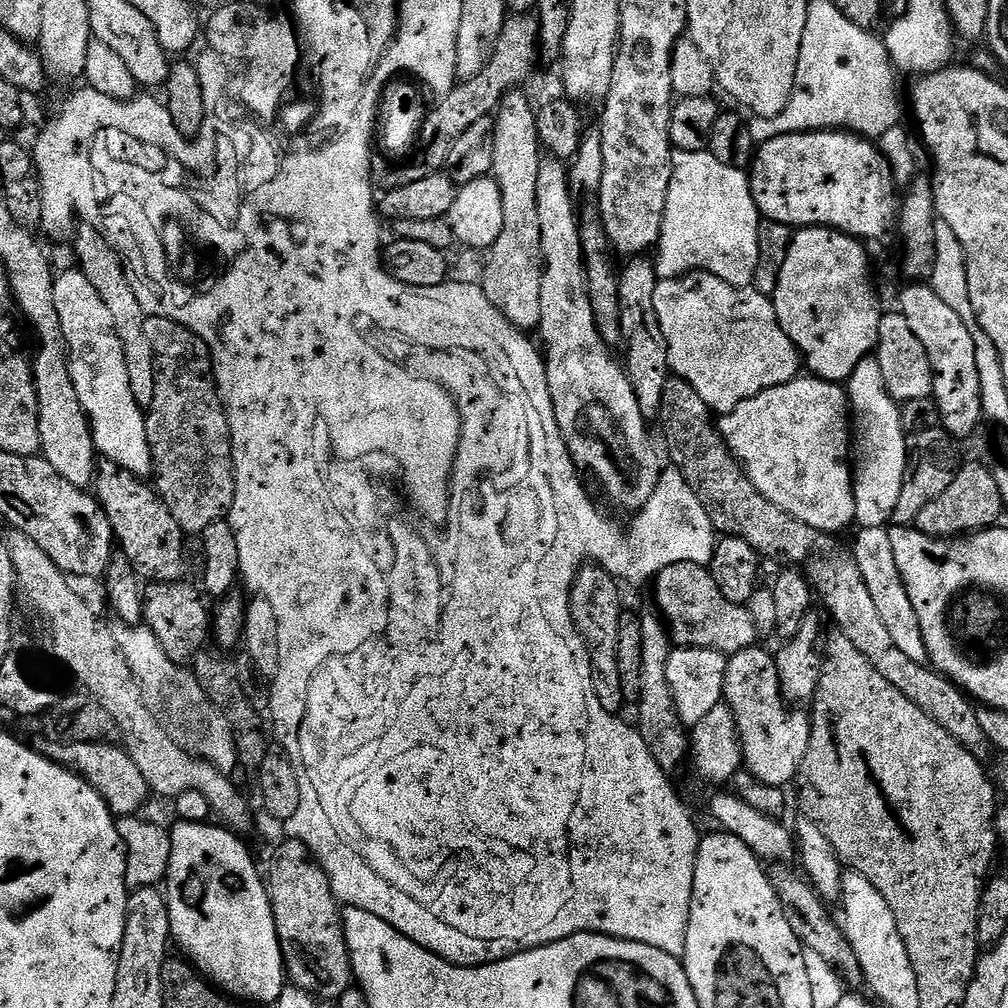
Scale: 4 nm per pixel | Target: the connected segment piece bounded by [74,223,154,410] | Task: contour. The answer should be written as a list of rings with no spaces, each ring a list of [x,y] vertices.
[[[81,223],[75,230],[75,242],[76,260],[80,263],[77,264],[79,271],[84,272],[86,278],[90,278],[90,282],[94,285],[94,290],[98,290],[98,294],[102,294],[102,302],[106,302],[106,306],[114,318],[116,333],[126,354],[126,370],[130,370],[130,384],[134,390],[134,398],[140,403],[141,408],[147,410],[154,402],[154,350],[150,350],[150,342],[146,338],[146,330],[144,329],[146,313],[144,307],[138,302],[138,294],[133,281],[130,279],[129,271],[123,260],[120,259],[119,254],[108,244],[95,223]]]

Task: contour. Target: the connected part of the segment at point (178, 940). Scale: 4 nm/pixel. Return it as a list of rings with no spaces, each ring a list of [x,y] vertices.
[[[184,821],[171,825],[170,831],[170,866],[166,877],[166,895],[168,898],[168,913],[170,914],[170,926],[172,927],[172,940],[181,948],[183,955],[187,957],[193,968],[201,976],[207,978],[221,993],[235,998],[237,1001],[249,1000],[252,1004],[275,1005],[286,985],[286,969],[284,967],[284,955],[280,949],[280,939],[276,933],[276,919],[272,913],[272,900],[268,896],[265,877],[256,869],[256,864],[252,861],[252,856],[248,853],[248,848],[243,844],[241,837],[237,833],[224,826],[217,826],[212,822],[200,823],[198,821]]]

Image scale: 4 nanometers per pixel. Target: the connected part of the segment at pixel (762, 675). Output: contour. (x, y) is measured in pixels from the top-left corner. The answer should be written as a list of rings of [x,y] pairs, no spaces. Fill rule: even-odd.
[[[753,646],[746,650],[738,650],[733,656],[728,657],[723,703],[730,706],[736,719],[744,755],[743,767],[750,774],[754,774],[758,782],[766,782],[766,786],[787,789],[795,781],[798,770],[806,758],[806,750],[810,746],[812,737],[812,722],[807,711],[790,710],[780,689],[776,657],[771,651],[768,653],[766,649],[760,647]]]

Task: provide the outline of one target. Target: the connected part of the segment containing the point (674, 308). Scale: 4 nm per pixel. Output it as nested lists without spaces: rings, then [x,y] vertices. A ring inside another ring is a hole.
[[[687,272],[669,280],[657,279],[654,310],[662,326],[662,338],[666,338],[671,375],[688,382],[713,413],[733,412],[742,402],[801,375],[800,352],[782,330],[772,298],[756,288],[730,286],[730,282],[722,282],[709,272]]]

